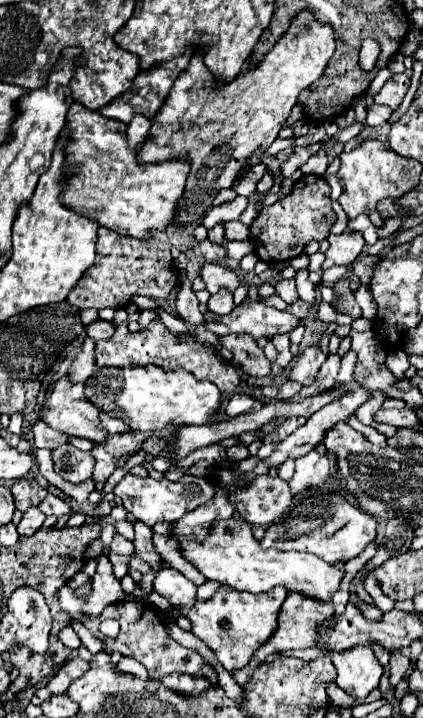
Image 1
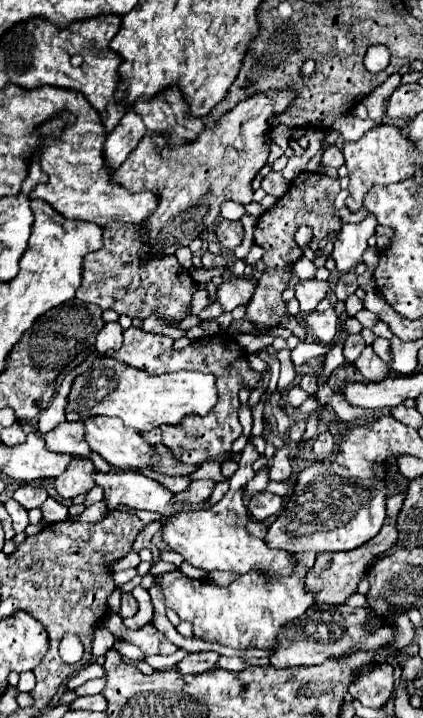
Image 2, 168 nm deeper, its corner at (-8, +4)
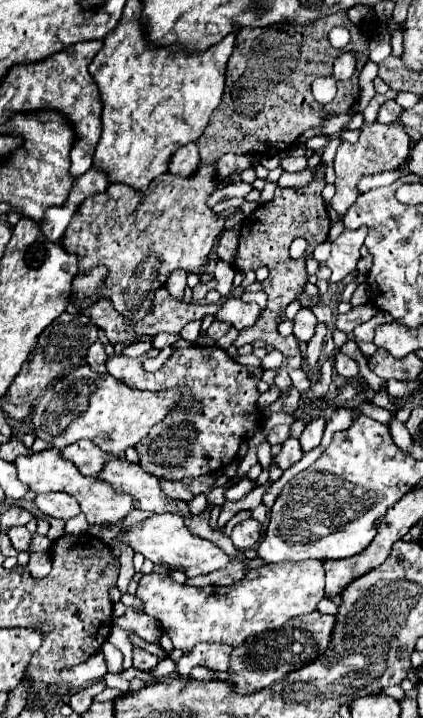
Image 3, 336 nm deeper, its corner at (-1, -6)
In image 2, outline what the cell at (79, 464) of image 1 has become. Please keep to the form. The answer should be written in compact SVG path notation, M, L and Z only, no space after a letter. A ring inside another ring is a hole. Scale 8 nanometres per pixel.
M72 456L72 464L68 464L66 472L56 478L56 490L64 498L74 498L78 494L84 494L92 490L96 484L92 480L92 472L98 472L90 458Z

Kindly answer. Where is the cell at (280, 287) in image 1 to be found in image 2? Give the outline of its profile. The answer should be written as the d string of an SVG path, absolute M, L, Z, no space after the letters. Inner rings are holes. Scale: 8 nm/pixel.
M300 280L294 286L296 298L300 302L300 312L302 314L310 314L316 304L326 296L328 292L328 282L320 282L320 280Z

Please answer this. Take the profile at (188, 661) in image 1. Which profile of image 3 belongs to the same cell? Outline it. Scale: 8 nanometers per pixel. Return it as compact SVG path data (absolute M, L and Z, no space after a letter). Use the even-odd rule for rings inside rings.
M133 648L133 668L137 670L153 670L157 666L159 658L155 654L149 654L143 648Z

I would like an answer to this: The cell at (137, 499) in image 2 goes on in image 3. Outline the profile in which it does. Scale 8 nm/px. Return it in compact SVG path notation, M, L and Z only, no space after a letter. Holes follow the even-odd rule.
M51 448L51 450L39 452L39 454L31 454L31 456L19 456L15 460L15 464L17 464L19 480L23 484L27 484L31 492L35 492L35 494L43 494L43 492L67 492L67 494L75 496L77 502L79 502L79 506L81 506L81 512L85 514L85 518L89 522L89 526L117 522L117 520L125 518L131 512L131 508L133 508L133 498L129 498L129 494L115 492L109 484L101 482L99 478L83 476L73 466L73 462L61 458L59 450Z

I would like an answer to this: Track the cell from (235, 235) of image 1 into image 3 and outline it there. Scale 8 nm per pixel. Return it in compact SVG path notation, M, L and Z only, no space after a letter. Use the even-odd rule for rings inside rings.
M225 230L219 238L219 246L217 246L217 256L225 262L233 262L235 254L237 254L237 244L239 244L239 238L237 238L237 232L235 230Z

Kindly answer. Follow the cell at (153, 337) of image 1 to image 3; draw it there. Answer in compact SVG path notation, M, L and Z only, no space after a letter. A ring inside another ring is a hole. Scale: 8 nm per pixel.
M193 346L193 348L173 348L173 356L157 370L147 372L141 358L113 356L107 360L107 370L113 378L125 382L137 390L165 390L183 388L191 392L191 398L201 404L201 412L193 412L193 402L185 408L185 414L169 414L163 422L153 426L149 438L139 442L135 450L139 452L139 464L149 474L159 480L183 480L197 478L203 474L215 474L223 470L237 458L239 444L253 438L261 424L257 398L257 384L261 380L261 368L241 366L217 346Z

